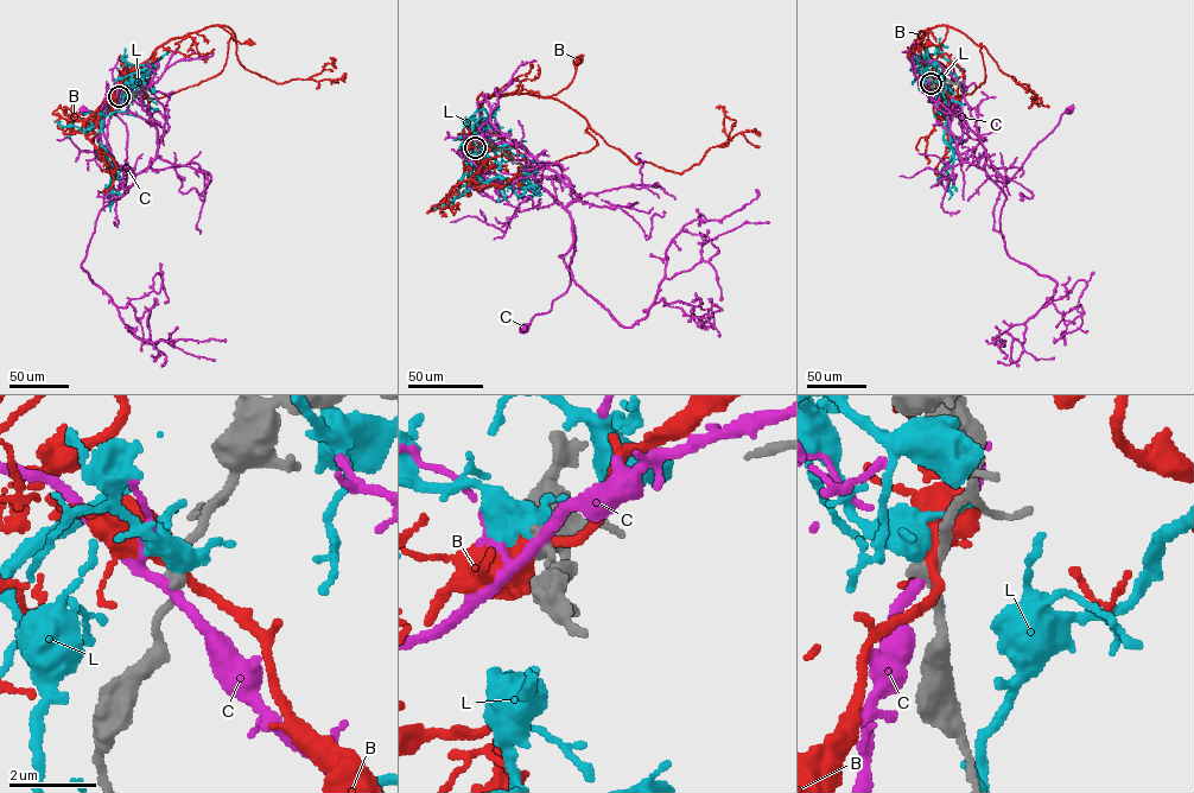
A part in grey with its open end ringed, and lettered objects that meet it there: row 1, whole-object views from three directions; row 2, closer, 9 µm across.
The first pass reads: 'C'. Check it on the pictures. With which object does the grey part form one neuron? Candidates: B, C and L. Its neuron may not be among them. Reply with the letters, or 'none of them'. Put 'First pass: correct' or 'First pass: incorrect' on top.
First pass: incorrect
B

